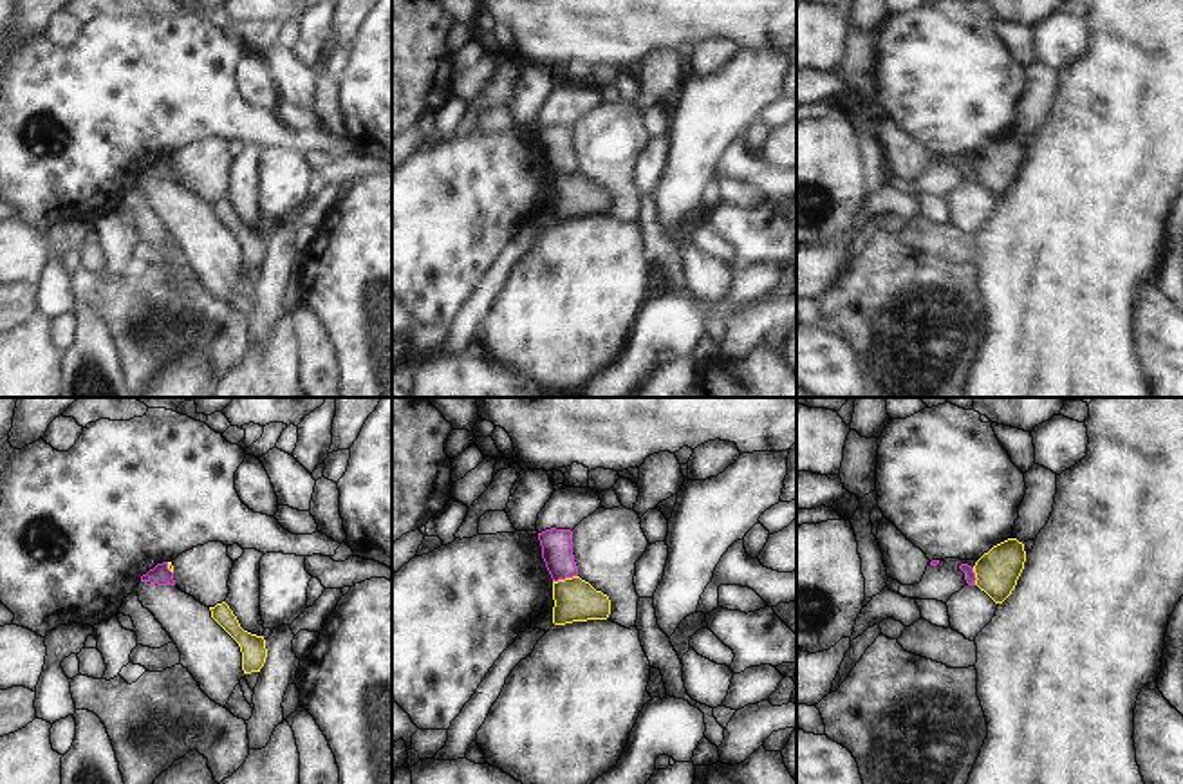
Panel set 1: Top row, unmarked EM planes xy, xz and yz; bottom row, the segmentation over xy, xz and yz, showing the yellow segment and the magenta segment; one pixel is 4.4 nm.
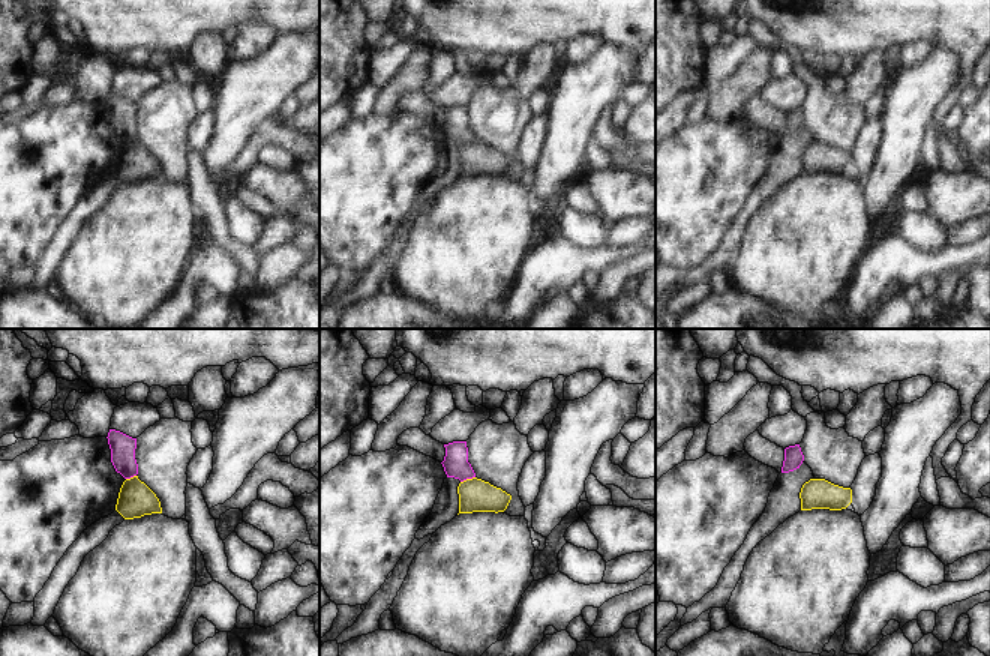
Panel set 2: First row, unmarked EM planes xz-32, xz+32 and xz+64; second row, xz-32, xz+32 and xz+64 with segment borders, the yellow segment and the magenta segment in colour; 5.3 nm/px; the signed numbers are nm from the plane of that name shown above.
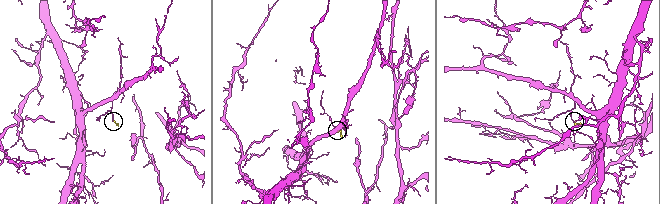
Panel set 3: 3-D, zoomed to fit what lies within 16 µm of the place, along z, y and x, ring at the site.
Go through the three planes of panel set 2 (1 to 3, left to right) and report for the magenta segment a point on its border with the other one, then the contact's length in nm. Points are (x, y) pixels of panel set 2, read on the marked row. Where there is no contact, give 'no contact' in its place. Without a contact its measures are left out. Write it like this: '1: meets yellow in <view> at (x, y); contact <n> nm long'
1: meets yellow in xz-32 at (131, 478); contact 60 nm long
2: meets yellow in xz+32 at (467, 479); contact 90 nm long
3: no contact

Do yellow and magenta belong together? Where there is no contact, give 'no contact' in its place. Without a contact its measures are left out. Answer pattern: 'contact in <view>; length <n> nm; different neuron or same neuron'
contact in xz; length 120 nm; different neuron

